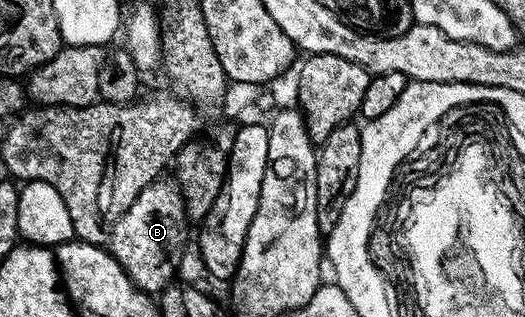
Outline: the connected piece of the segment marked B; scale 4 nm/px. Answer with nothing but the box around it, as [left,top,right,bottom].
[106,177,189,293]

